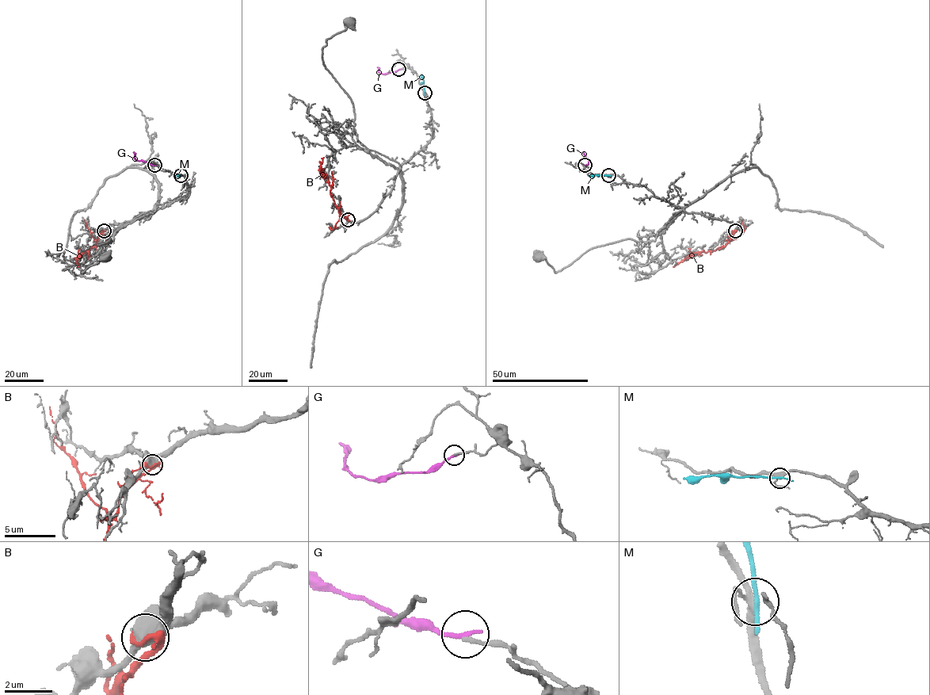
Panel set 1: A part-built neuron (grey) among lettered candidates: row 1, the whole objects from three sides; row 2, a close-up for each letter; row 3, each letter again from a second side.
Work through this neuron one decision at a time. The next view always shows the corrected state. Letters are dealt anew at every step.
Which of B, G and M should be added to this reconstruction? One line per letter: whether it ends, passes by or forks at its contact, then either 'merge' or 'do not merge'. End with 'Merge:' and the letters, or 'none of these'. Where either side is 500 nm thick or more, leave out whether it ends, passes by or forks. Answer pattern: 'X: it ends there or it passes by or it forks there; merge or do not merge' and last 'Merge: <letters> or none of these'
B: do not merge
G: it ends there; do not merge
M: it passes by; do not merge
Merge: none of these

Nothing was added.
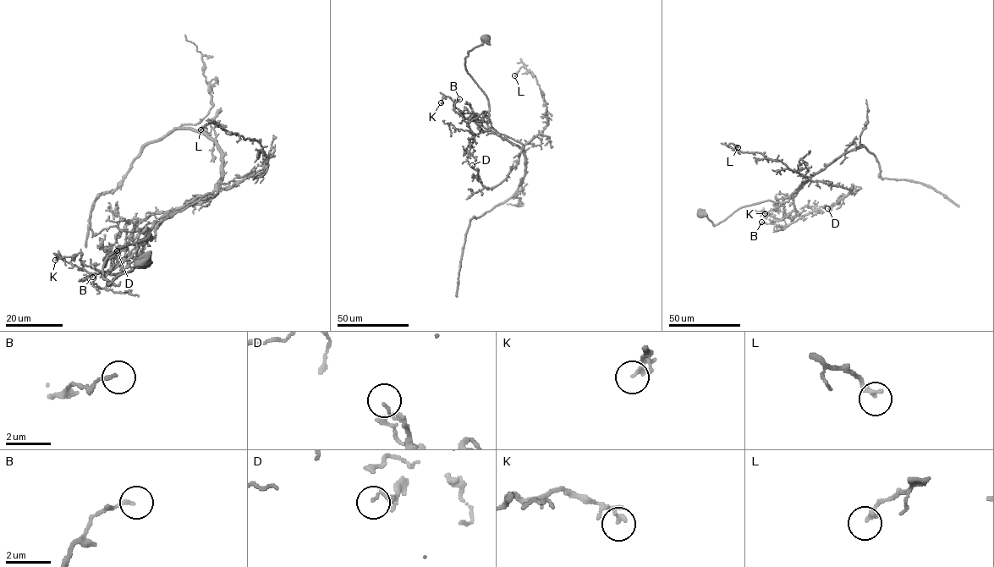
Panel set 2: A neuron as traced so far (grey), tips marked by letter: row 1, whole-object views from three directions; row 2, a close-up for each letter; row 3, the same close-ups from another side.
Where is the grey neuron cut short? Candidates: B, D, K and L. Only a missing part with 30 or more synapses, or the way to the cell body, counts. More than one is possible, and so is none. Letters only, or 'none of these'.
none of these

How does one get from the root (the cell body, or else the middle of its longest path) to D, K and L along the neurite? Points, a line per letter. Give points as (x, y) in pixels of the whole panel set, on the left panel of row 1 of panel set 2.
D: (145, 263), (111, 283), (103, 277), (112, 253), (153, 238), (159, 222), (218, 192), (147, 216), (117, 250)
K: (145, 263), (103, 277), (112, 253), (216, 190), (145, 228), (108, 272), (79, 253), (55, 260)
L: (145, 263), (111, 283), (103, 277), (117, 250), (267, 166), (255, 139), (211, 121), (200, 129)

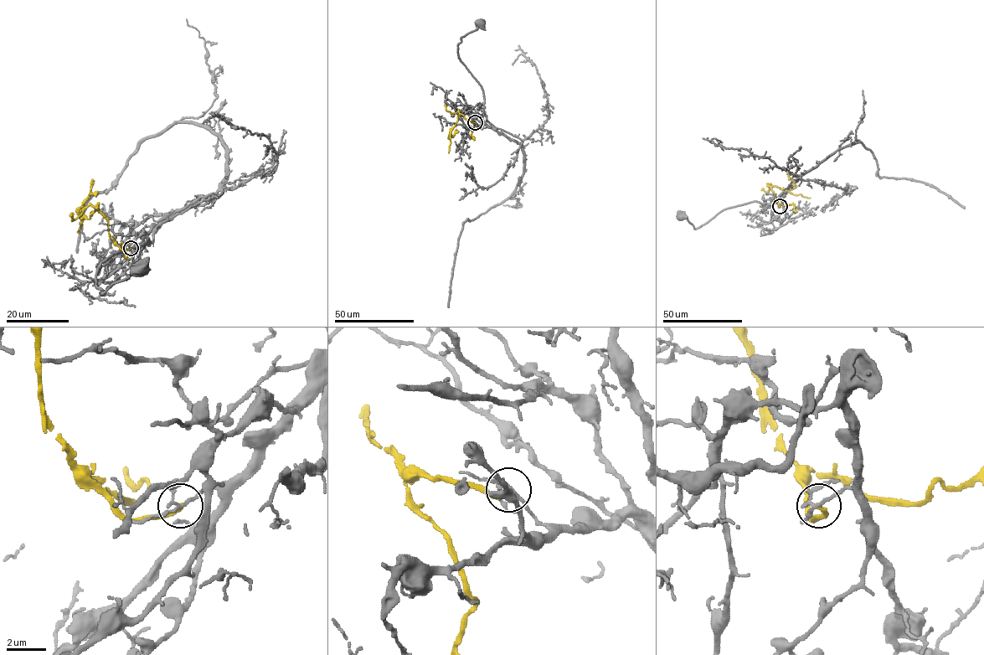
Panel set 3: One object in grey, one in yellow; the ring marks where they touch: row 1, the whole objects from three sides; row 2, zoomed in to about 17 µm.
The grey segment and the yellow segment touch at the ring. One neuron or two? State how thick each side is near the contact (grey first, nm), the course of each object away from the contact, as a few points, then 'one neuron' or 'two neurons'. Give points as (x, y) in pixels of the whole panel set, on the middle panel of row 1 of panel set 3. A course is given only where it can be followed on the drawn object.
120/240 nm | grey via (475, 121), (521, 142), (486, 121), (482, 89), (458, 57), (461, 38), (481, 23) | yellow via (475, 121), (468, 121), (459, 114), (450, 131), (449, 137), (456, 129) | two neurons

